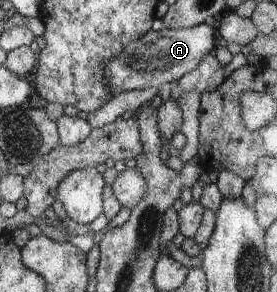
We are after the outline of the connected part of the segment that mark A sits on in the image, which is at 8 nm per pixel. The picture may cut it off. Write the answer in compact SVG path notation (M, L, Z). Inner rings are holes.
M206 23L190 28L164 27L158 31L148 31L141 38L128 43L125 51L116 58L108 60L102 72L106 75L106 80L111 82L113 87L118 87L119 91L161 87L196 70L215 47L213 41L215 41L215 29Z

